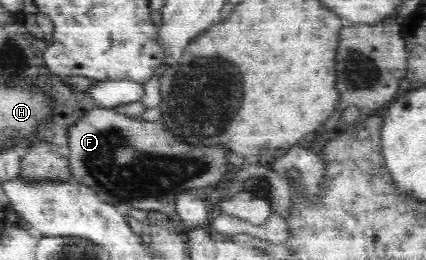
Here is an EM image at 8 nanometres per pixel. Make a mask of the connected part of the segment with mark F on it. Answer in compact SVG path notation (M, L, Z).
M95 108L72 127L68 128L69 157L68 165L72 172L72 179L79 180L79 184L88 186L97 193L105 202L117 204L127 202L133 198L163 198L167 192L173 196L179 190L193 190L203 188L210 184L215 187L215 182L227 173L227 160L225 160L225 146L193 146L189 142L181 141L175 133L169 132L157 122L139 122L135 118L117 113L114 109Z

